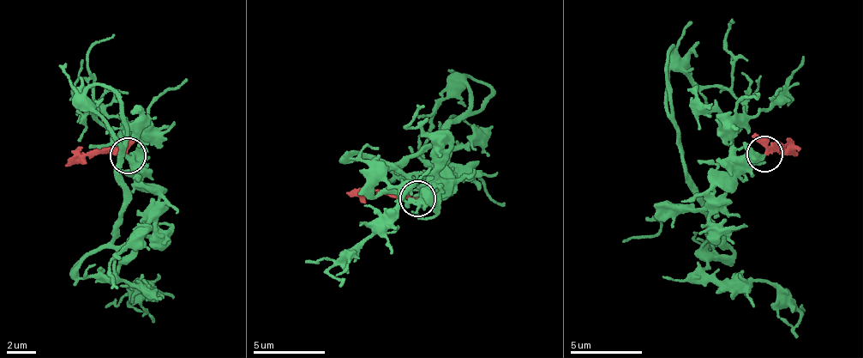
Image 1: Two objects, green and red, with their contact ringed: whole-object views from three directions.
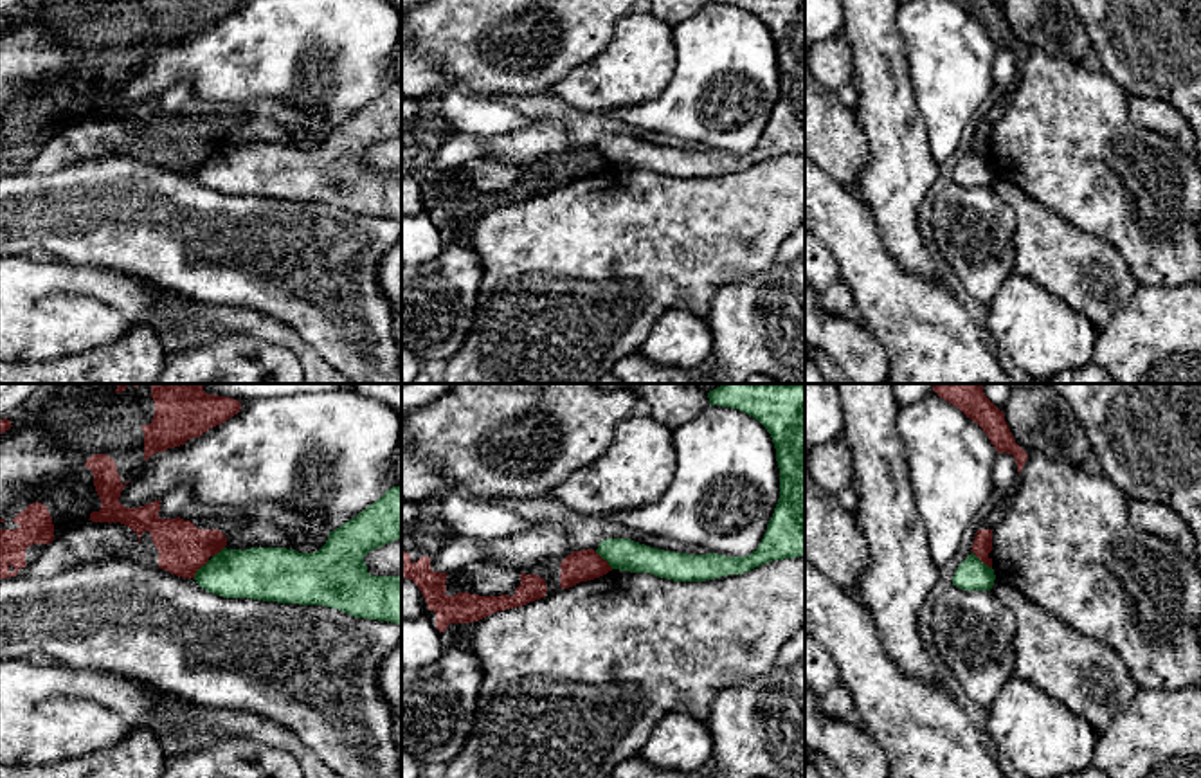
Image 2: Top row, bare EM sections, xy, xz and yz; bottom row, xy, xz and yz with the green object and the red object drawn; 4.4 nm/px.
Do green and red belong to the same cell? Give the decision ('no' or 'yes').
no

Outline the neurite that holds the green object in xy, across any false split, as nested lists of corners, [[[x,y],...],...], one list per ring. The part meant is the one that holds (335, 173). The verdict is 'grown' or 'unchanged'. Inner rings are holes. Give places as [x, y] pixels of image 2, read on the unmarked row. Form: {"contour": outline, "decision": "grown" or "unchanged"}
{"contour": [[[402,83],[389,85],[315,149],[286,144],[227,146],[202,162],[196,180],[223,194],[324,202],[355,214],[402,222],[402,173],[373,173],[364,153],[402,135]]], "decision": "unchanged"}

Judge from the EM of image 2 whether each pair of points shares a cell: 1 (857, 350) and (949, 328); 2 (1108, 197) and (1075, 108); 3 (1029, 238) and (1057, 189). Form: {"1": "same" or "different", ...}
{"1": "different", "2": "same", "3": "different"}

